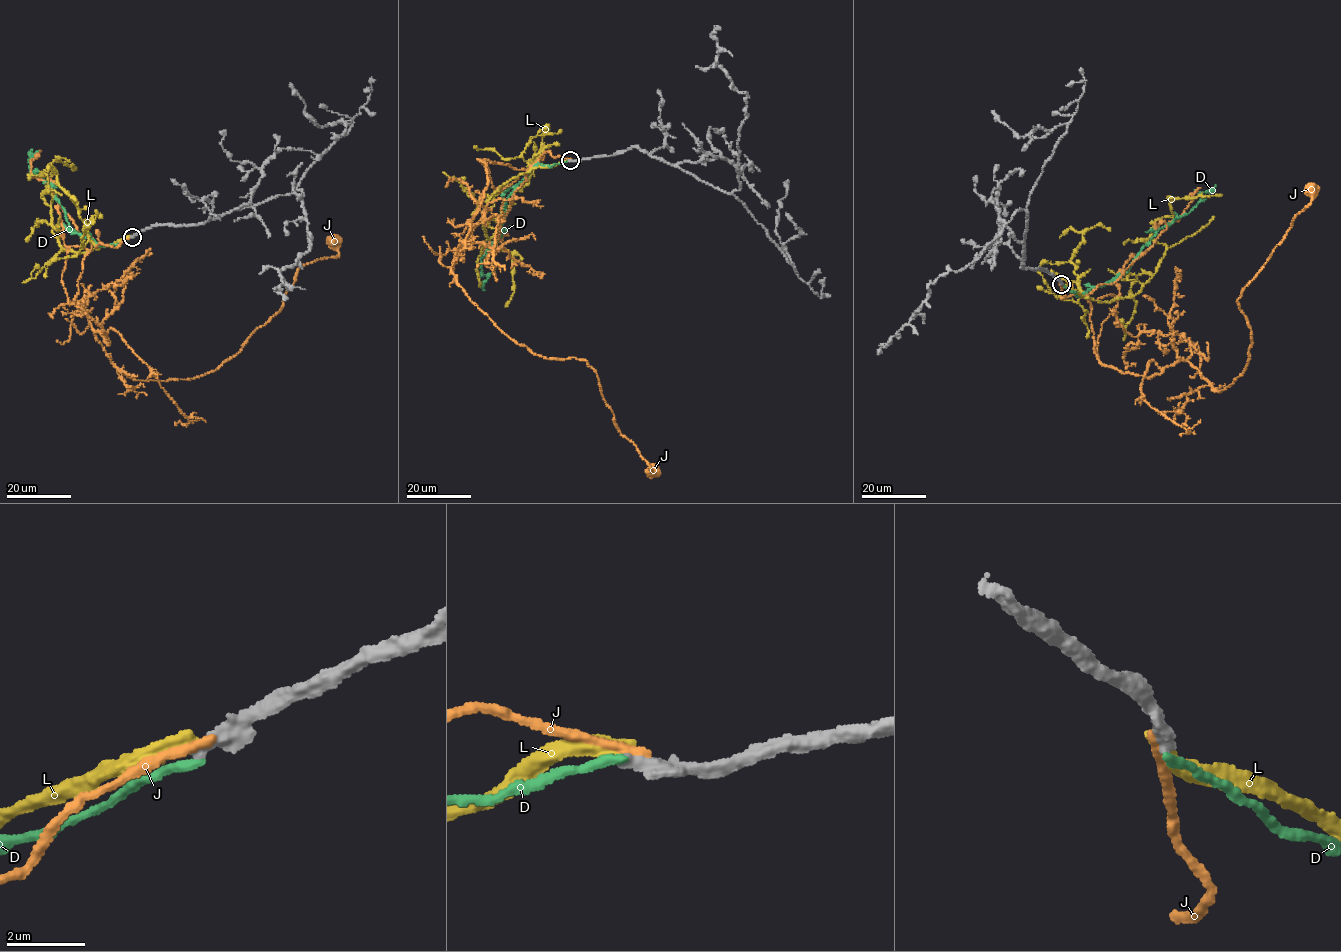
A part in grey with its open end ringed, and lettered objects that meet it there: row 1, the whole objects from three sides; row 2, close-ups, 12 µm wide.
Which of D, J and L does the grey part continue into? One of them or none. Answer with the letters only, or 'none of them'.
none of them

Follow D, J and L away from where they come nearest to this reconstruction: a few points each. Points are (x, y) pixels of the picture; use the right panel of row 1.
D: (1061, 284), (1079, 297), (1118, 278), (1156, 230), (1186, 214), (1202, 192), (1215, 184)
J: (1061, 283), (1087, 295), (1100, 362), (1151, 378), (1186, 360), (1220, 391), (1249, 356), (1238, 299), (1312, 189)
L: (1061, 283), (1100, 302), (1130, 297), (1166, 250), (1150, 236), (1155, 222), (1173, 216), (1170, 199), (1222, 194)

